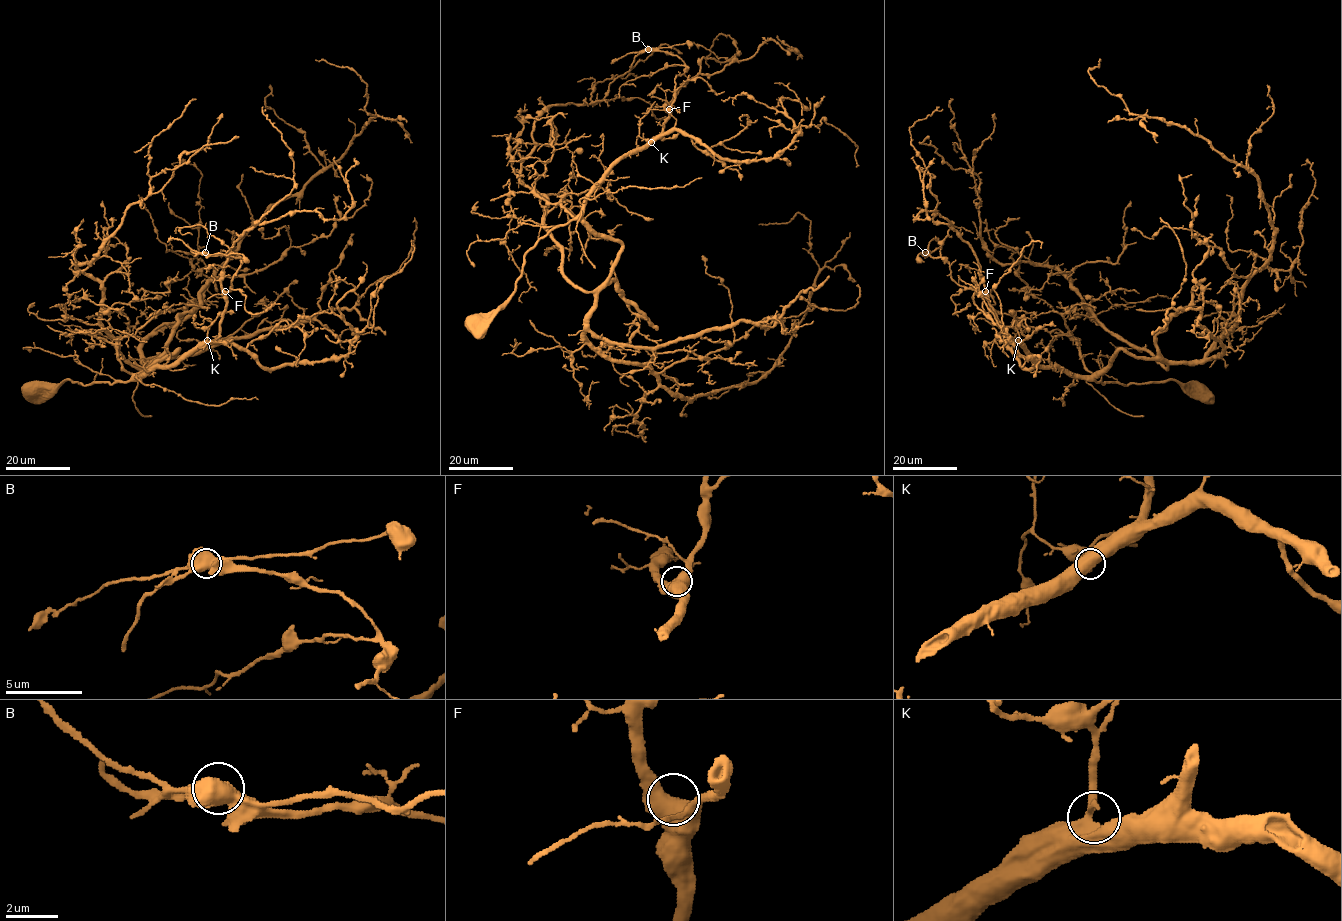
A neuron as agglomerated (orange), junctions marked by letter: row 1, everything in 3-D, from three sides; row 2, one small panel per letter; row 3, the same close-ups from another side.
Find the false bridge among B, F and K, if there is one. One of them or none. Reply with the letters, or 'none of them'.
none of them

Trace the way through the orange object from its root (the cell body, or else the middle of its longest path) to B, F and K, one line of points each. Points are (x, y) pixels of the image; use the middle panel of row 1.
B: (473, 324), (512, 293), (523, 255), (575, 217), (614, 165), (661, 134), (674, 79), (685, 65), (648, 49)
F: (473, 324), (486, 321), (512, 293), (523, 255), (575, 217), (584, 197), (614, 165), (661, 134), (669, 109)
K: (473, 324), (486, 321), (512, 293), (523, 255), (551, 230), (575, 217), (584, 197), (614, 165), (651, 142)

